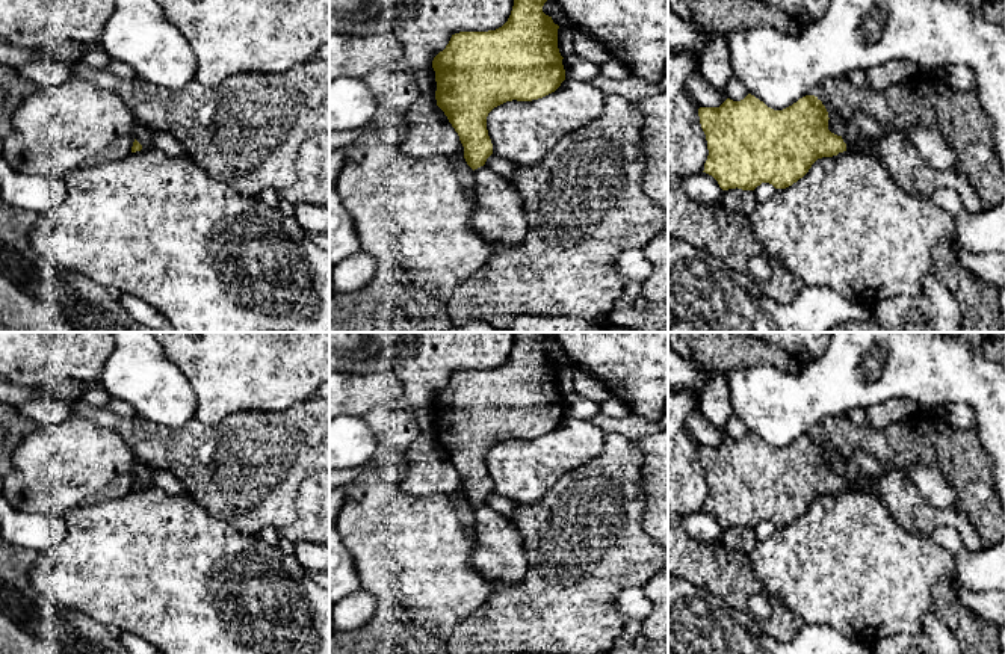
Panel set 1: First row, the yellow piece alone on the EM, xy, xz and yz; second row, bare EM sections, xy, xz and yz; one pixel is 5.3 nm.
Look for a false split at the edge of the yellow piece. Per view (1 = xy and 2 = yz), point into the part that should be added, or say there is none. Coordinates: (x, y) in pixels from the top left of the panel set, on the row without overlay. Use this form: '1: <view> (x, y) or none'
1: none
2: none

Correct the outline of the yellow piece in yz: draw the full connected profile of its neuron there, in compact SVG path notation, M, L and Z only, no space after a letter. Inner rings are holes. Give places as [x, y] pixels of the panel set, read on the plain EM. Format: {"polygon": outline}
{"polygon": "M748 432L741 440L727 437L719 446L700 446L698 455L709 488L703 511L712 514L722 529L754 529L762 521L786 527L802 517L818 497L846 489L842 474L828 468L828 450L815 433L774 449Z"}

